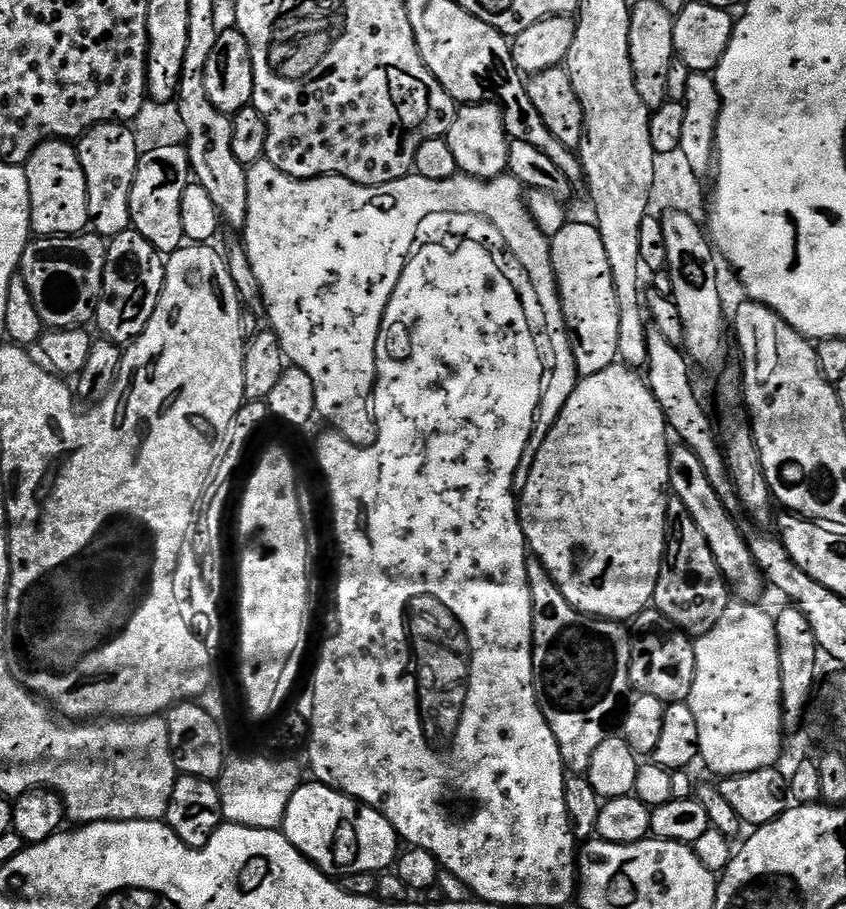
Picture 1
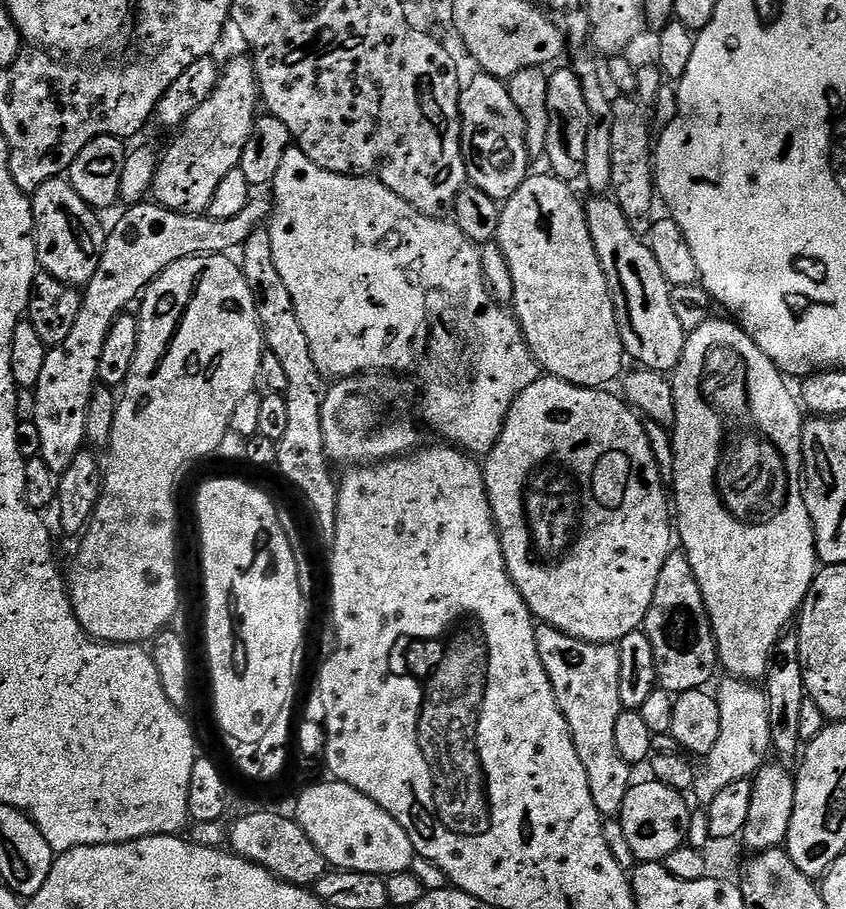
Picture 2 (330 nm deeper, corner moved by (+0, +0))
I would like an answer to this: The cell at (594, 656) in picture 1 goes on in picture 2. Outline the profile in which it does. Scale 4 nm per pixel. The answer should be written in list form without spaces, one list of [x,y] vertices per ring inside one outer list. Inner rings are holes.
[[[581,643],[579,646],[572,647],[576,648],[541,646],[538,650],[538,658],[542,658],[542,666],[550,678],[554,698],[570,726],[570,734],[578,750],[578,758],[582,758],[583,763],[592,764],[592,780],[600,784],[600,788],[596,788],[594,806],[600,804],[598,810],[601,817],[616,818],[620,815],[622,802],[626,798],[630,781],[633,779],[631,778],[633,769],[622,758],[622,754],[618,754],[618,746],[614,743],[614,725],[618,722],[618,714],[622,711],[618,694],[618,650],[610,644]]]

